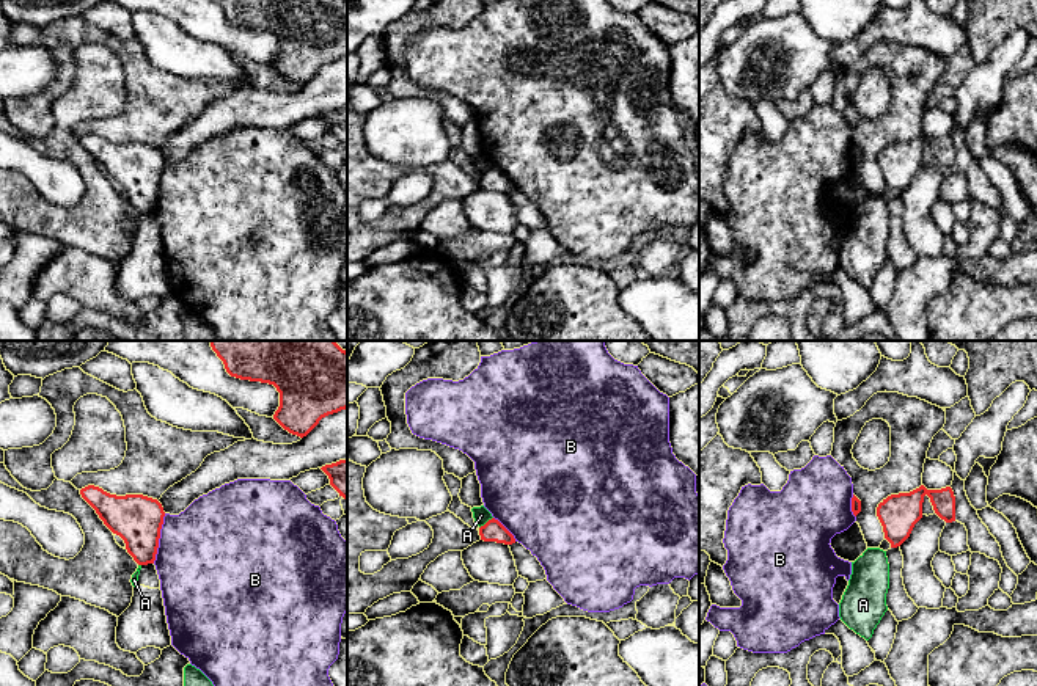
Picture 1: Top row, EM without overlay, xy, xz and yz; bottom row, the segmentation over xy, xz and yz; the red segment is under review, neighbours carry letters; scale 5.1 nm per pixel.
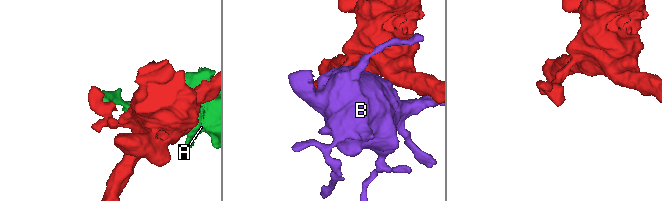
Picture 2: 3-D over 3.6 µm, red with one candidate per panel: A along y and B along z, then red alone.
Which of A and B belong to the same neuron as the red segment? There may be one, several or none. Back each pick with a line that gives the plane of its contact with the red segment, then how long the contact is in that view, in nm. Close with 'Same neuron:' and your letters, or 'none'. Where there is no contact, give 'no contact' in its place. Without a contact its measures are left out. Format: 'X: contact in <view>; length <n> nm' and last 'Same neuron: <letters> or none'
Same neuron: none

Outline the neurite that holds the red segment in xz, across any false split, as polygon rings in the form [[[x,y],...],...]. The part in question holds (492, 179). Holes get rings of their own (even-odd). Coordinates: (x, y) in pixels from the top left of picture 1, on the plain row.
[[[495,166],[479,176],[479,184],[484,190],[497,190],[504,193],[515,192],[514,184]]]

